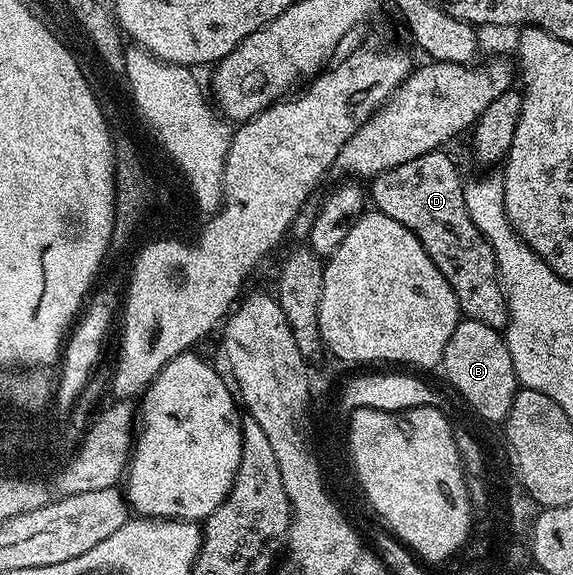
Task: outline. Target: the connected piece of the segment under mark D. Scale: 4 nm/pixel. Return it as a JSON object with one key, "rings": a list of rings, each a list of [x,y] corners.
{"rings":[[[437,150],[422,154],[422,158],[402,162],[402,166],[371,177],[371,203],[372,200],[376,203],[373,204],[375,211],[394,218],[422,242],[422,250],[430,254],[430,262],[434,262],[442,278],[450,282],[450,290],[454,290],[454,298],[467,319],[497,330],[507,329],[508,299],[500,283],[496,255],[466,210],[465,181],[460,181],[460,172],[446,153]]]}

